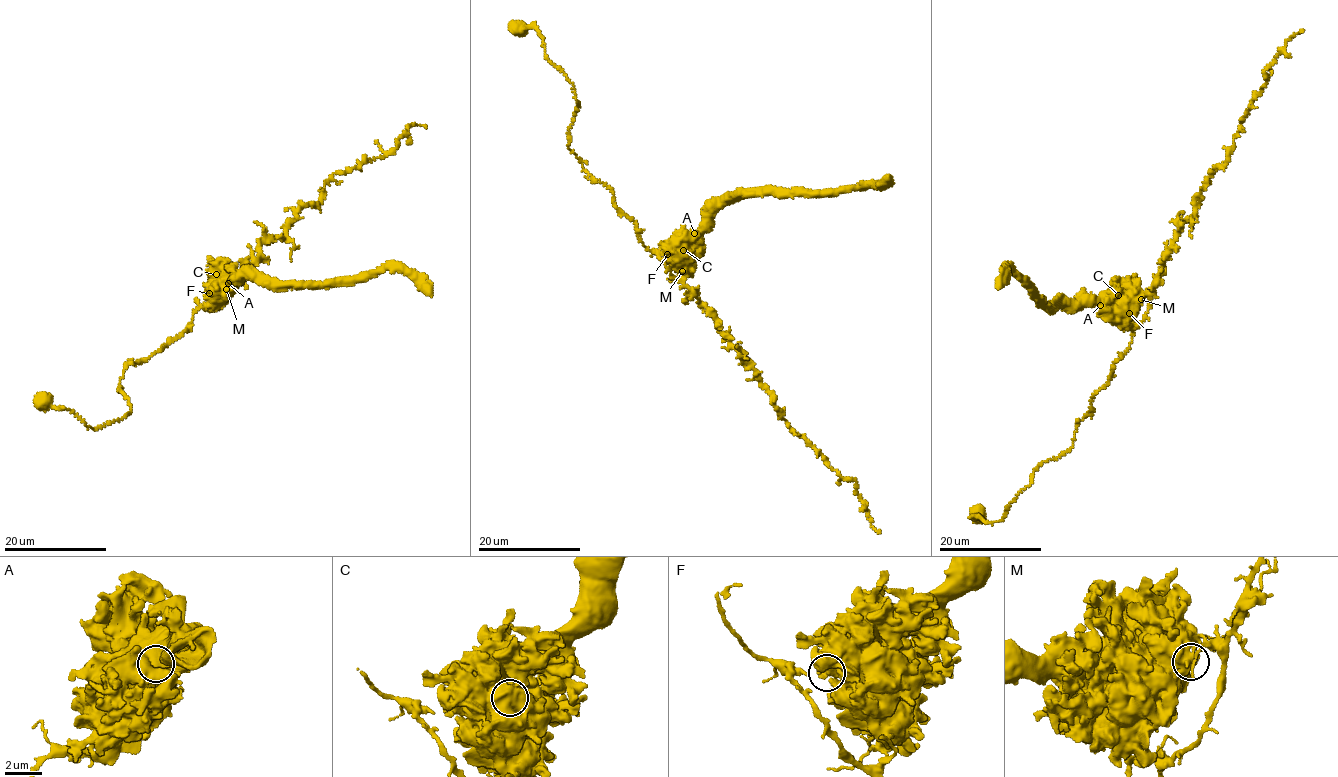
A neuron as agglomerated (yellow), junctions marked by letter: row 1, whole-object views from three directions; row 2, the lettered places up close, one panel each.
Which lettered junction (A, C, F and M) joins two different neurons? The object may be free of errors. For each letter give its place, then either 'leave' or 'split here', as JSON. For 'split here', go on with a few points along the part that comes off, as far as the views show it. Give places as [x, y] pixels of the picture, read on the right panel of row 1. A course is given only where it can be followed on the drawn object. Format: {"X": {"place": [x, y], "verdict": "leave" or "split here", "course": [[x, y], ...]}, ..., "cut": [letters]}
{"A": {"place": [1100, 305], "verdict": "leave"}, "C": {"place": [1118, 295], "verdict": "leave"}, "F": {"place": [1129, 313], "verdict": "leave"}, "M": {"place": [1141, 299], "verdict": "split here", "course": [[1141, 299], [1143, 292], [1150, 299], [1145, 317], [1095, 391], [1072, 448], [1033, 471], [1003, 519], [979, 513]]}, "cut": ["M"]}

